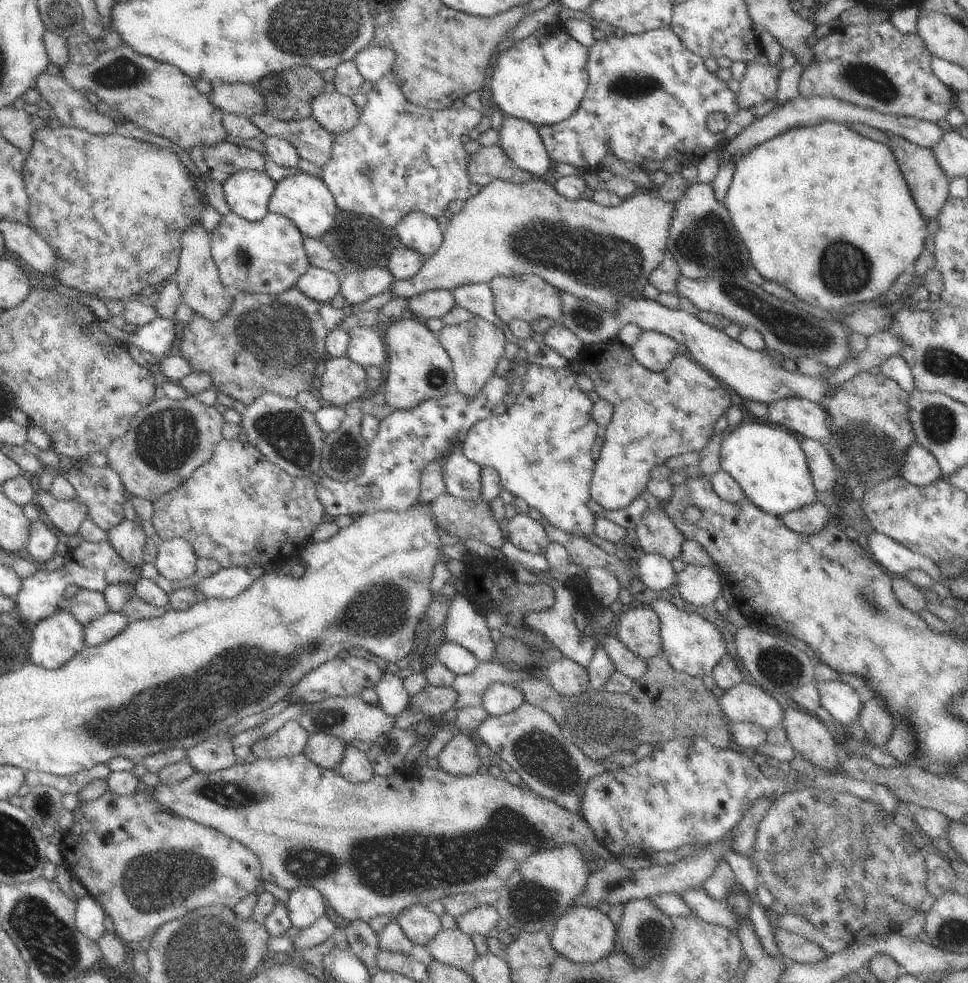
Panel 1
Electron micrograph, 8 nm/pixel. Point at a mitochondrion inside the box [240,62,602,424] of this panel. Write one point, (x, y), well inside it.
(368, 173)

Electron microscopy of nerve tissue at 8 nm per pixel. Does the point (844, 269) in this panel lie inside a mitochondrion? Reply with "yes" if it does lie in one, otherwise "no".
yes

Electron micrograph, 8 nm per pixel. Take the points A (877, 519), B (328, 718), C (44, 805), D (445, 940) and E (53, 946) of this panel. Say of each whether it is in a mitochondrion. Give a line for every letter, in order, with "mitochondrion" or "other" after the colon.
A: other
B: mitochondrion
C: mitochondrion
D: other
E: mitochondrion

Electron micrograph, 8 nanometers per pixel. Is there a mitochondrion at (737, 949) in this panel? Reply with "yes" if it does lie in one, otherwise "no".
no

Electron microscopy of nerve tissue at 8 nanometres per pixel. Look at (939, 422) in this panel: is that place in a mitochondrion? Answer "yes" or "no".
yes

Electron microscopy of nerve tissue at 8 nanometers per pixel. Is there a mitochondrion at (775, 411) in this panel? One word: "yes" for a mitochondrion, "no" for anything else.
no

